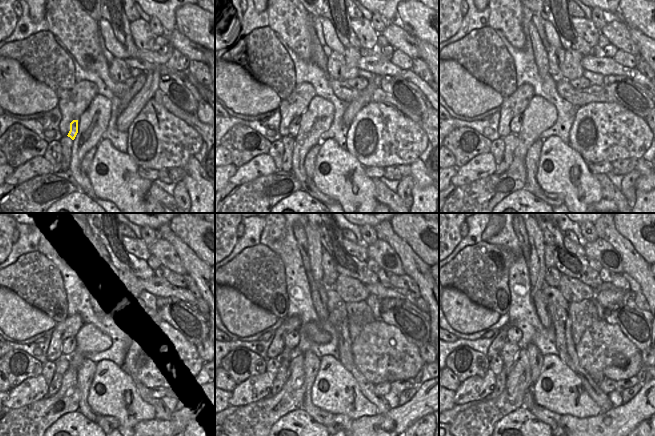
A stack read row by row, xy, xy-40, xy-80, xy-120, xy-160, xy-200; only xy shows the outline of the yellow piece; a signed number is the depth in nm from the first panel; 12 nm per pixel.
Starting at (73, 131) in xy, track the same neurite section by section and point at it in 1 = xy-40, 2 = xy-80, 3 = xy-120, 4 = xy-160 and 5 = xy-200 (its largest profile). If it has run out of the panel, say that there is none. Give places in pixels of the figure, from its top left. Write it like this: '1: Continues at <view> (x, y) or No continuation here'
1: Continues at xy-40 (295, 123)
2: Continues at xy-80 (516, 123)
3: Continues at xy-120 (69, 345)
4: Continues at xy-160 (292, 339)
5: Continues at xy-200 (514, 334).

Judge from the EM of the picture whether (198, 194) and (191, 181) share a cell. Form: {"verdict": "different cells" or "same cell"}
{"verdict": "same cell"}

